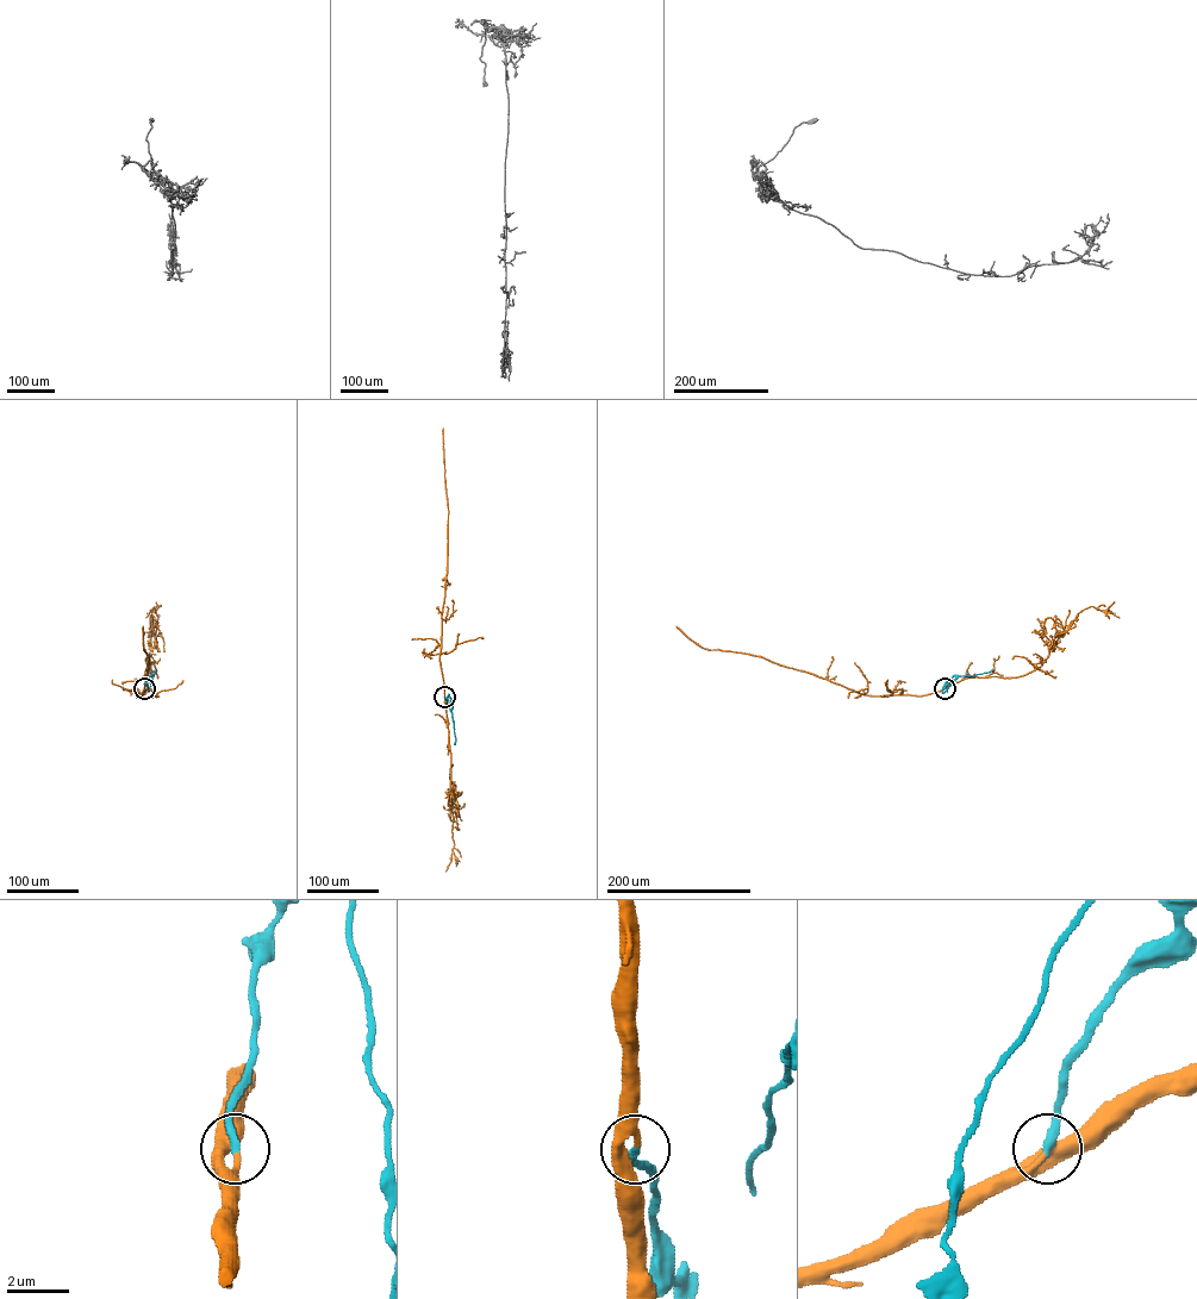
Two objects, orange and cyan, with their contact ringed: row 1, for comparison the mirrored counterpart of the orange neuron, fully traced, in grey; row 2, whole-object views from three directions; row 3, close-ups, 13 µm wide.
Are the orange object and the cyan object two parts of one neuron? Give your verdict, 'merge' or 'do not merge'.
merge

